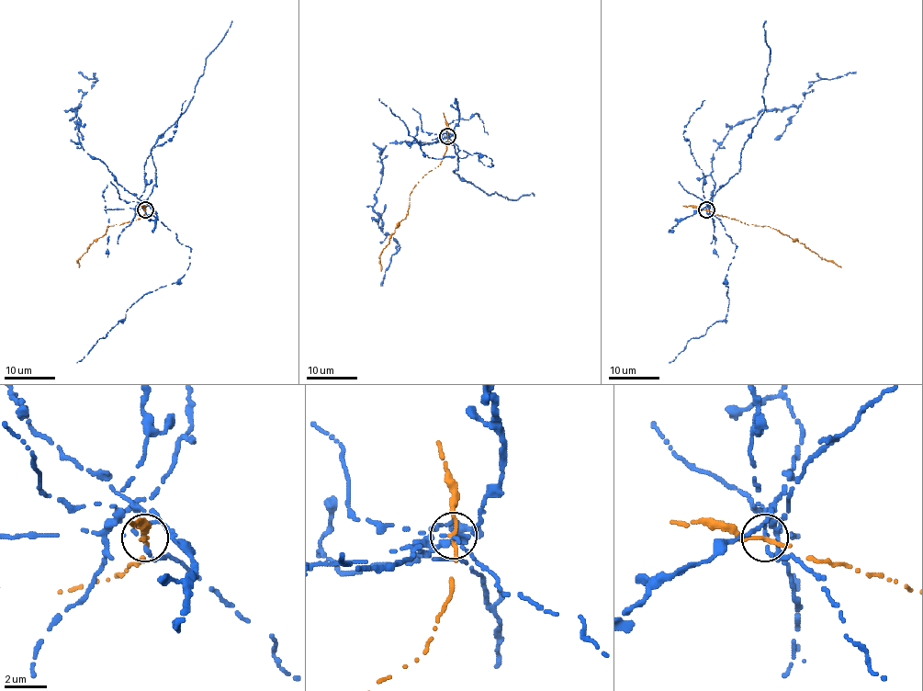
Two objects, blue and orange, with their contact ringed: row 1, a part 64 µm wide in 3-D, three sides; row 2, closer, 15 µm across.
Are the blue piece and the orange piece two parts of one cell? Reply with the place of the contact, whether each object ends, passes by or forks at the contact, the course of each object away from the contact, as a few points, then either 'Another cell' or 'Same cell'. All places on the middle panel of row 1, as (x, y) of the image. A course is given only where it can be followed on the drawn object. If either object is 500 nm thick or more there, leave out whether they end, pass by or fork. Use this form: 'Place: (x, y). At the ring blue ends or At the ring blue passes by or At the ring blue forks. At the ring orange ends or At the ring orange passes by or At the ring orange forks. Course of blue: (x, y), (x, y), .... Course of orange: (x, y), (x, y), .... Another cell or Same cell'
Place: (447, 136). At the ring blue forks. At the ring orange ends. Course of blue: (446, 135), (423, 144), (388, 143), (378, 157), (383, 174), (372, 209), (384, 233), (399, 248), (380, 285). Course of orange: (446, 135), (446, 151), (440, 164), (413, 187), (407, 216), (395, 228), (380, 254), (381, 271). Another cell

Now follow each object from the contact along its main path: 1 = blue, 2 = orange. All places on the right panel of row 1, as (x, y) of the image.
1: (705, 209), (714, 186), (711, 175), (714, 152), (734, 126), (762, 110), (798, 107), (813, 83), (855, 73)
2: (705, 209), (747, 224), (768, 226), (841, 266)

